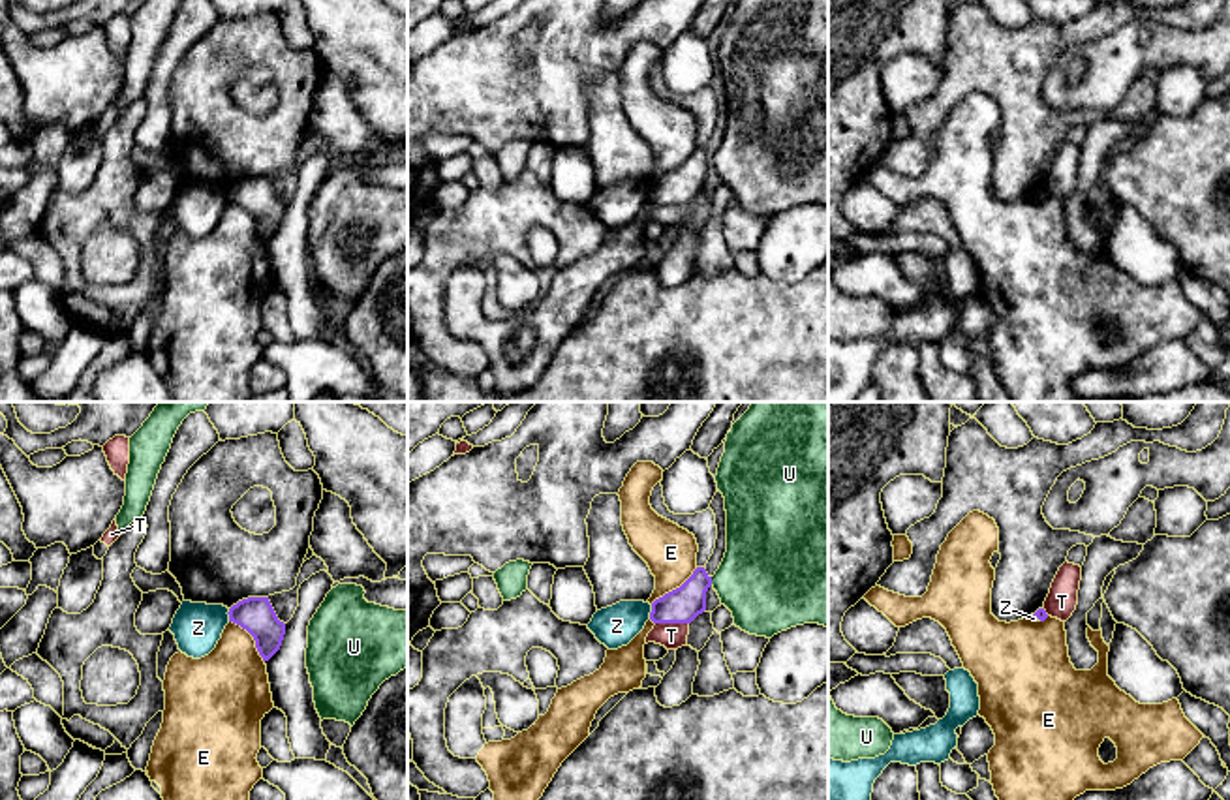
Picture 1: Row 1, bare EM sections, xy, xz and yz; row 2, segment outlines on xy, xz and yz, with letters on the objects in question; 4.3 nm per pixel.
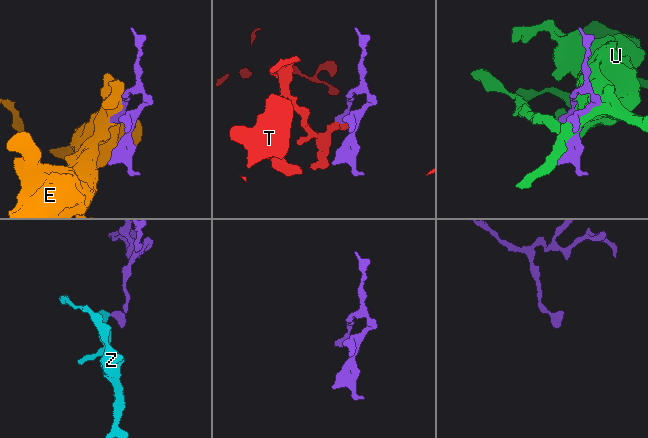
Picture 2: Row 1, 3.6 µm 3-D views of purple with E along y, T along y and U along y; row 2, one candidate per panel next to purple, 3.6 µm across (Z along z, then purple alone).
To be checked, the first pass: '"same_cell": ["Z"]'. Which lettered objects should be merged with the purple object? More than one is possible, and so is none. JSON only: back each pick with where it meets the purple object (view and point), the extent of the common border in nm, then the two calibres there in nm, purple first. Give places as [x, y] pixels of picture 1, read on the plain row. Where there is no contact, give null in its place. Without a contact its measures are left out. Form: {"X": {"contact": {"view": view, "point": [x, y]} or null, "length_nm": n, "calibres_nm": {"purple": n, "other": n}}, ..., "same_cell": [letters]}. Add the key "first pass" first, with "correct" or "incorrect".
{"first pass": "incorrect", "same_cell": []}

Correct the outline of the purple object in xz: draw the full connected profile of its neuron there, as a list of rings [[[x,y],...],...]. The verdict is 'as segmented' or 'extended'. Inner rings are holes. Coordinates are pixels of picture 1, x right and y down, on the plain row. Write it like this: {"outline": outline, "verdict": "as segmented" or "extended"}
{"outline": [[[697,146],[680,167],[652,182],[650,199],[653,203],[691,203],[706,190],[706,171],[710,165],[712,156],[704,146]]], "verdict": "as segmented"}

